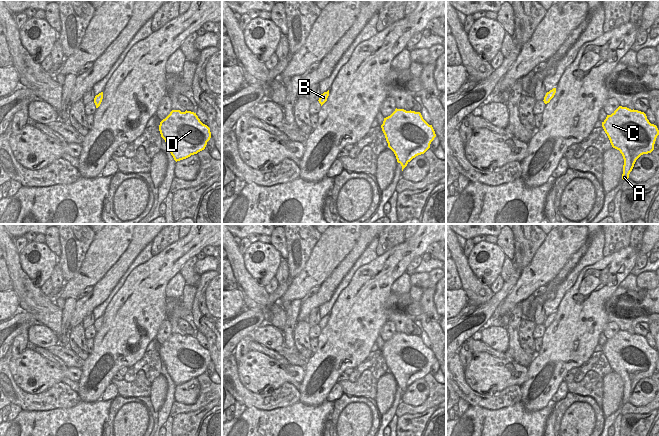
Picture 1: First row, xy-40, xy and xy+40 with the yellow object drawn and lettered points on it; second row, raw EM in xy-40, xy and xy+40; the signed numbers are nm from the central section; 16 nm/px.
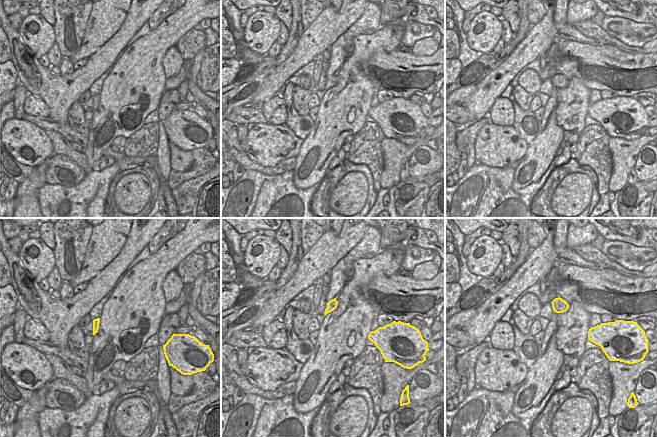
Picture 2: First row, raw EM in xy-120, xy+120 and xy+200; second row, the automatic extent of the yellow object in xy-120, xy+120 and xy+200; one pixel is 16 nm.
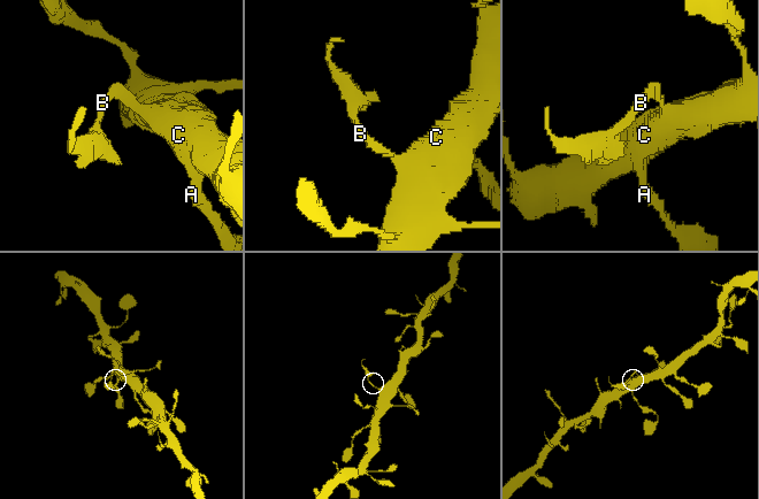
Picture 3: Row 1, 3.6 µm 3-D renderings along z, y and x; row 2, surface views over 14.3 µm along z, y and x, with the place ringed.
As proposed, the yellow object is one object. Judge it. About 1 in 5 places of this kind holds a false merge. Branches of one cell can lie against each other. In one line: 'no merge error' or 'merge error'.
merge error

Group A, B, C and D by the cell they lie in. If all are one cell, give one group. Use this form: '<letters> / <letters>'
A C D / B

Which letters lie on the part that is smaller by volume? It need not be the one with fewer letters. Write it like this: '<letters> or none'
B

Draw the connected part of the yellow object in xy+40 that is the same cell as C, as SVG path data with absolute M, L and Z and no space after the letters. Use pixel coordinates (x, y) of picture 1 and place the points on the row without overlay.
M619 330L602 346L613 372L620 375L624 383L622 403L629 402L636 384L651 377L659 354L651 348L644 336Z

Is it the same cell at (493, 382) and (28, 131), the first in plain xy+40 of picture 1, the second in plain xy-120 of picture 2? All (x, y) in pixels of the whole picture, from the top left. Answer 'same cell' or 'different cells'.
same cell

